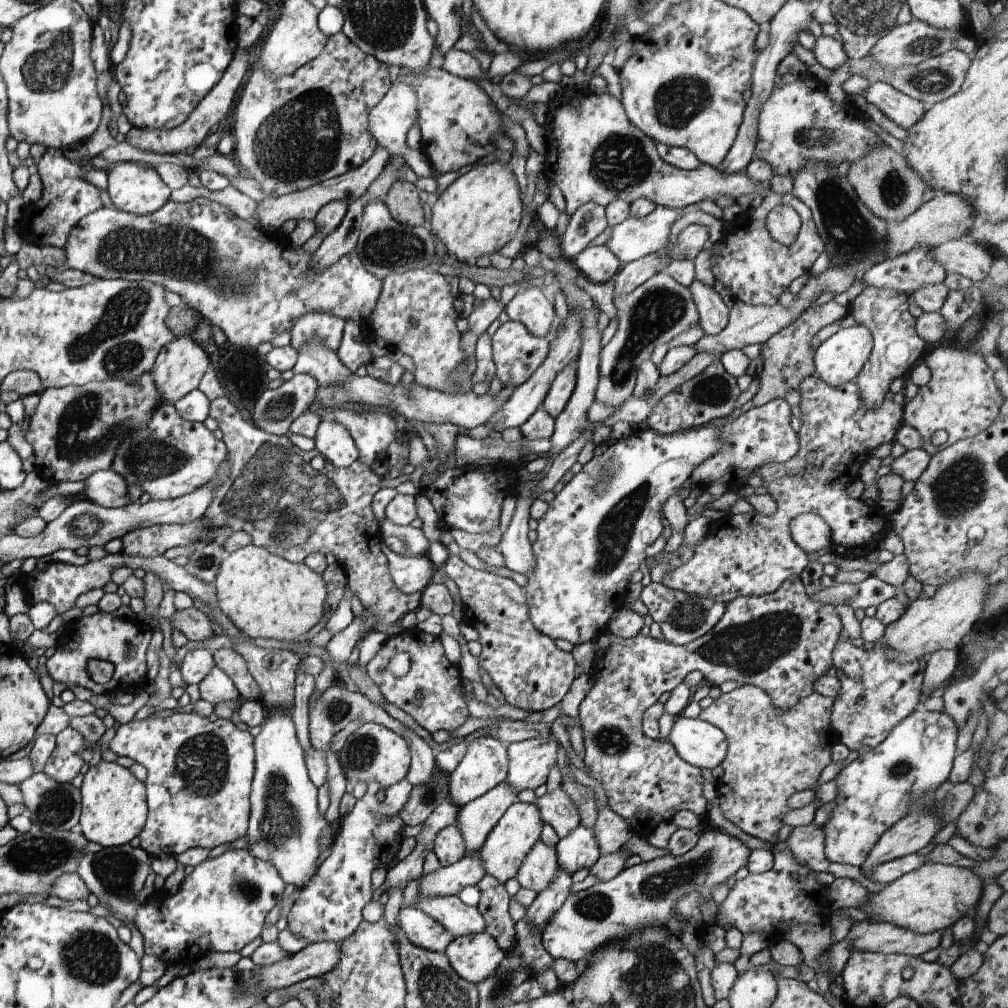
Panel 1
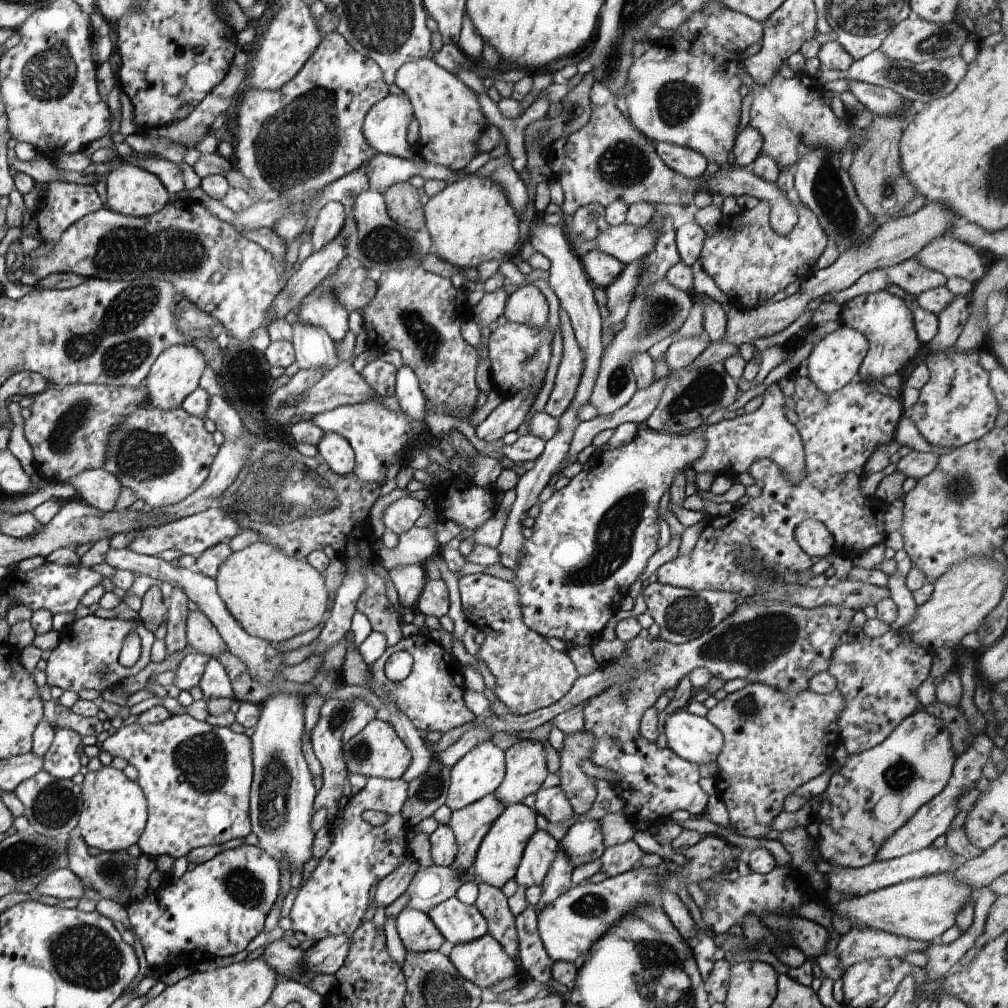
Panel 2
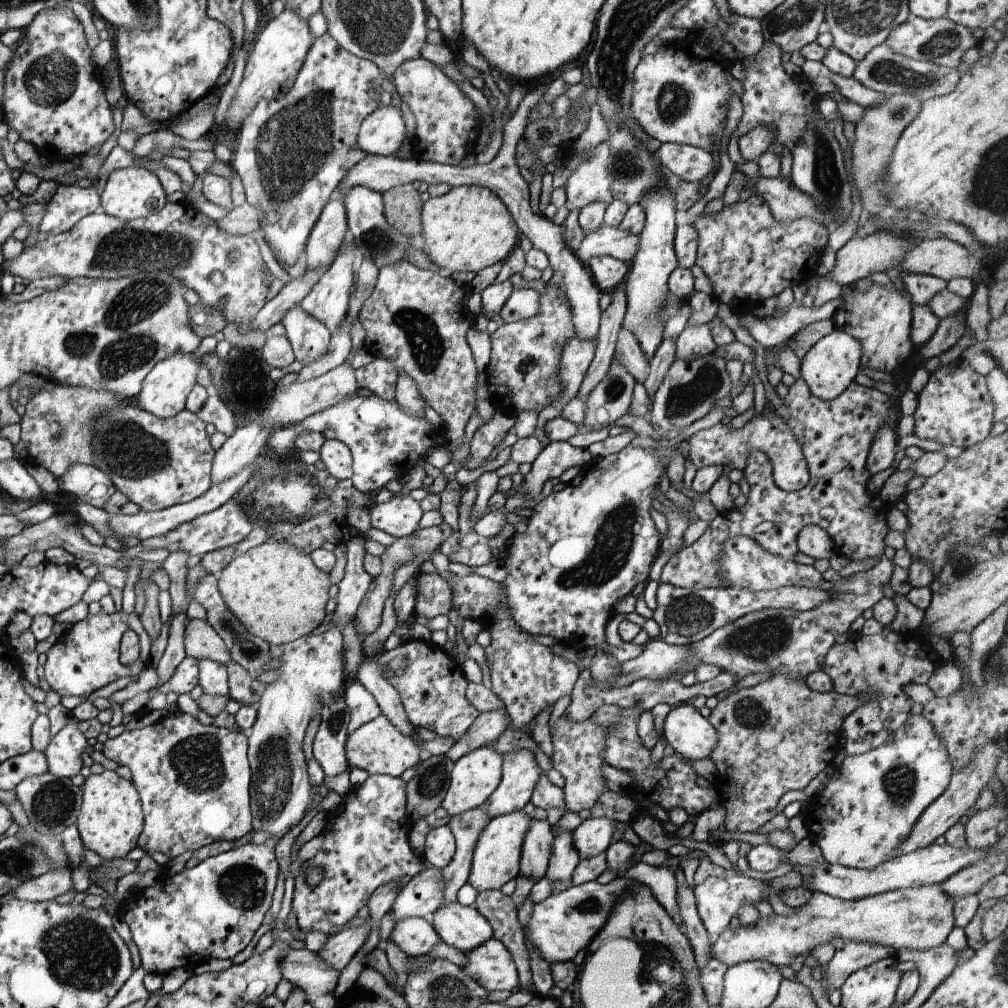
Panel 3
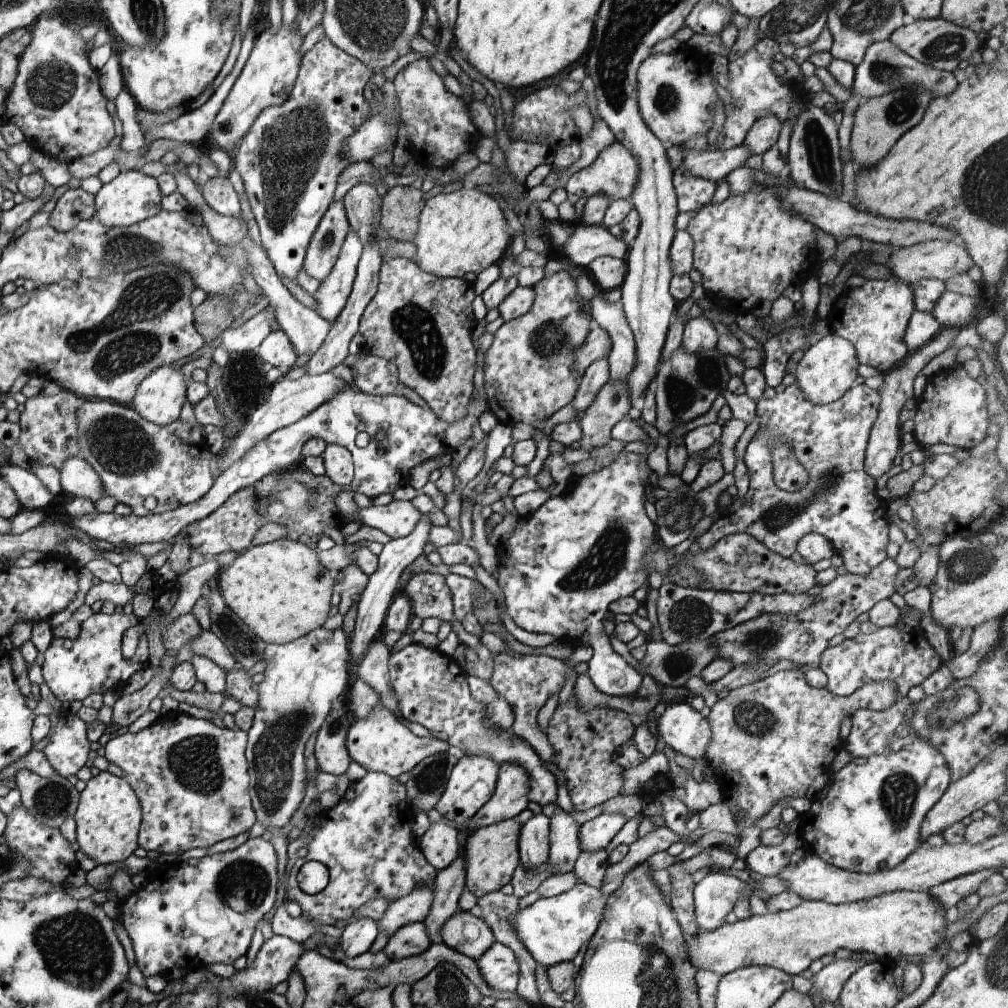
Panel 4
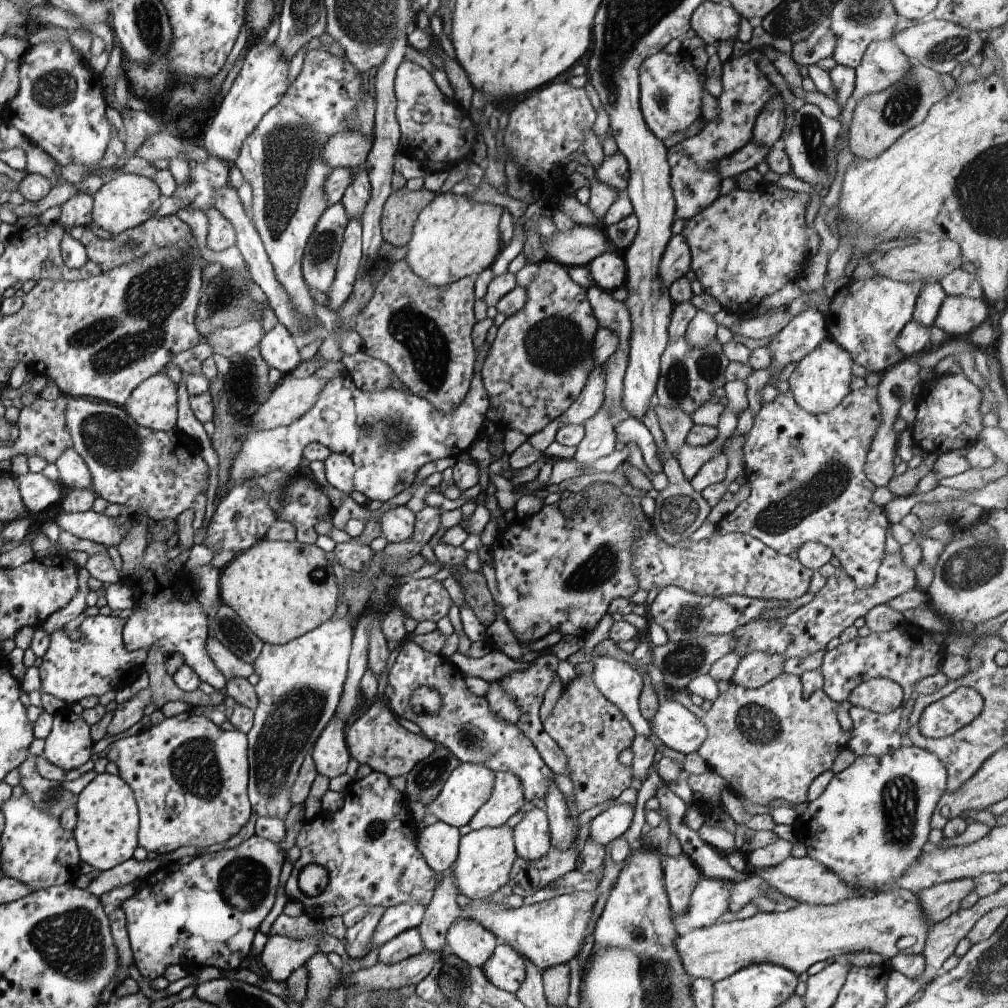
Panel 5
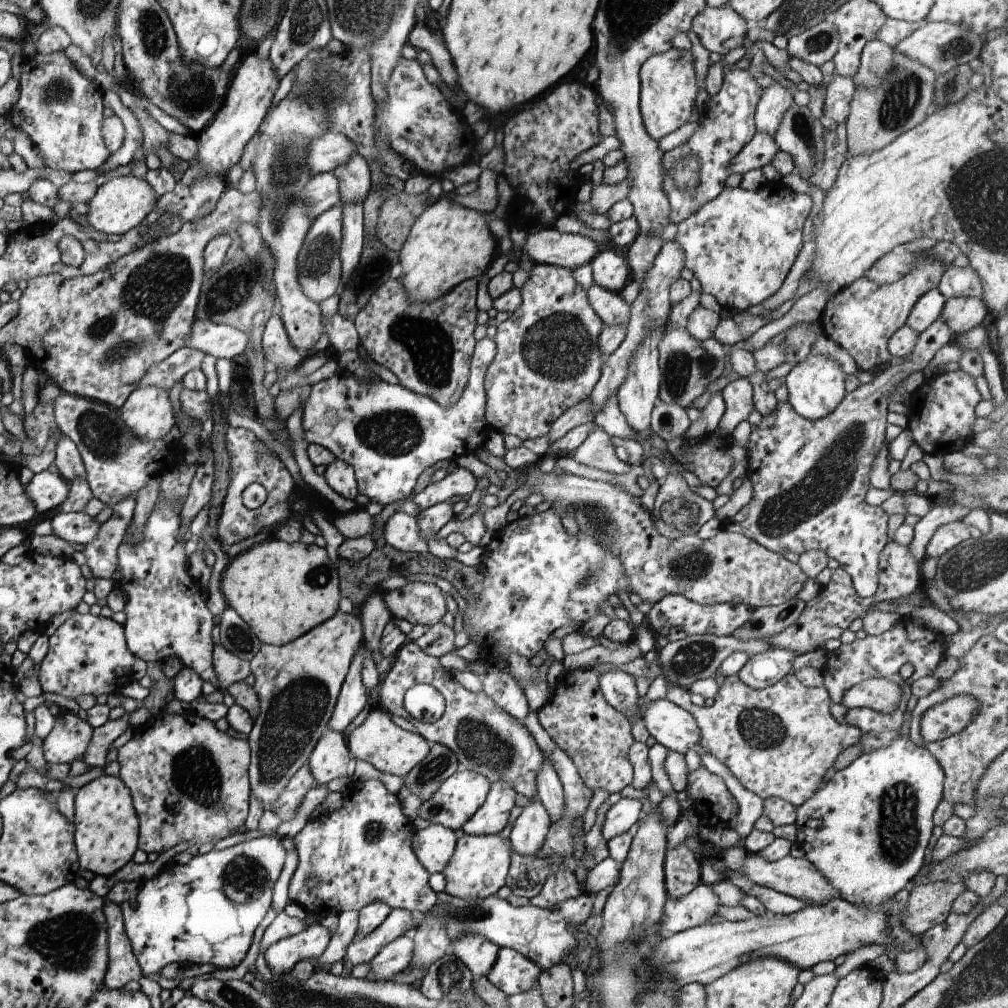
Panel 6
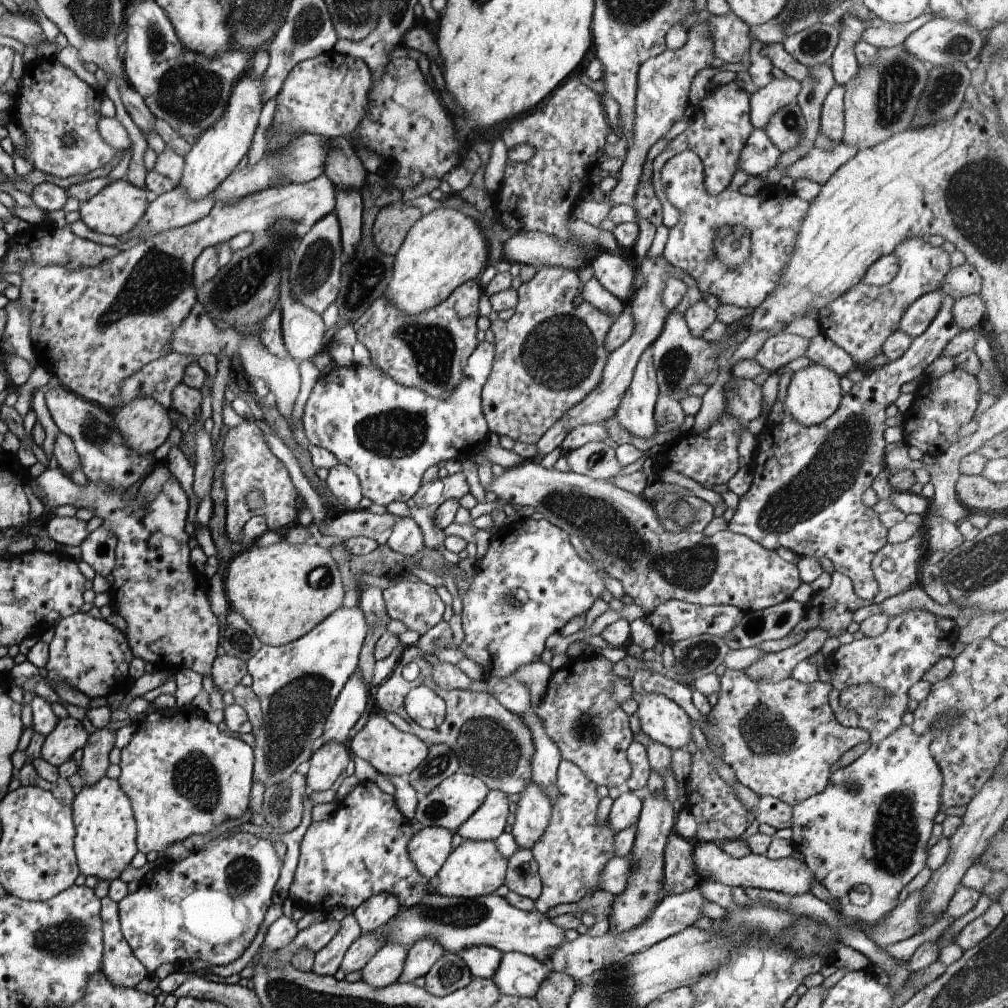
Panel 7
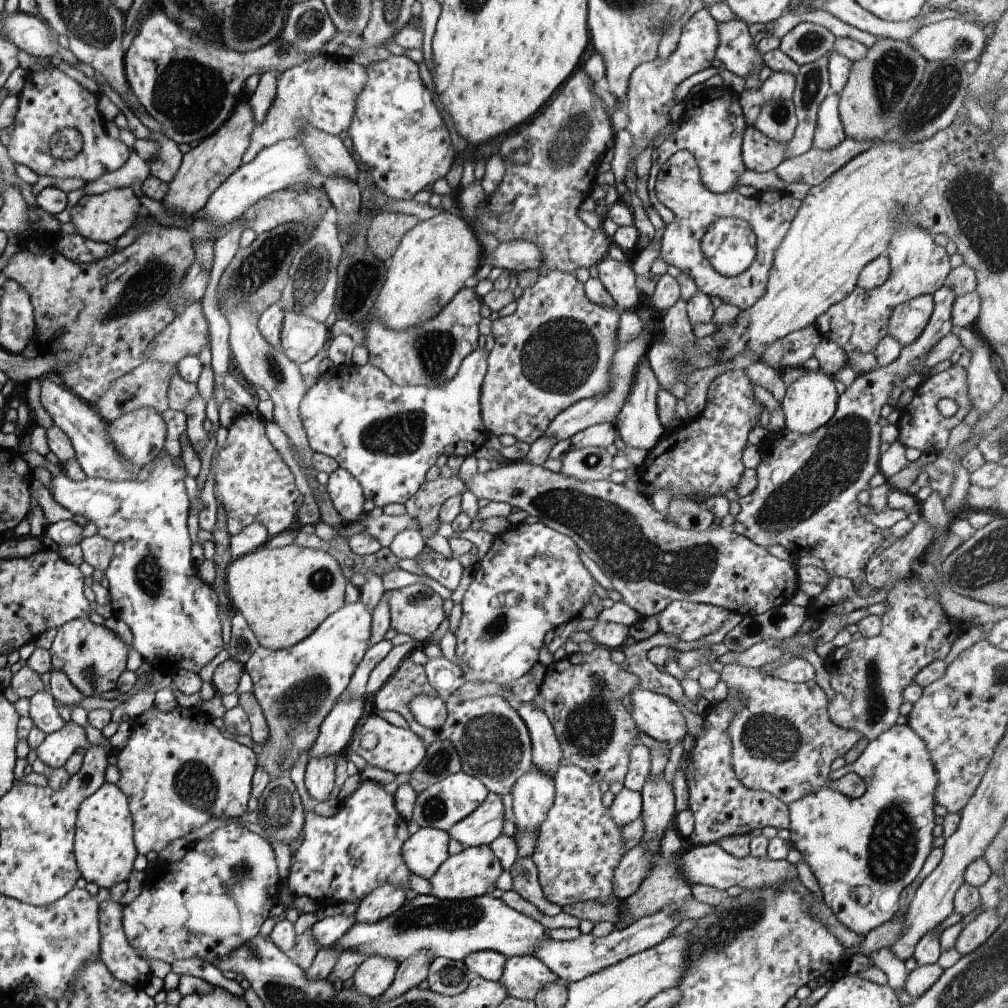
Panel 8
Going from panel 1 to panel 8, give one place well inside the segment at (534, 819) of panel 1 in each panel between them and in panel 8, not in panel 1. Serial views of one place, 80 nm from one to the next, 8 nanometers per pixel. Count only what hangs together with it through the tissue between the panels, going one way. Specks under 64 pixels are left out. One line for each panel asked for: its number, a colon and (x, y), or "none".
2: (501, 850)
3: (496, 857)
4: (491, 853)
5: (483, 866)
6: (478, 868)
7: (475, 868)
8: (473, 872)

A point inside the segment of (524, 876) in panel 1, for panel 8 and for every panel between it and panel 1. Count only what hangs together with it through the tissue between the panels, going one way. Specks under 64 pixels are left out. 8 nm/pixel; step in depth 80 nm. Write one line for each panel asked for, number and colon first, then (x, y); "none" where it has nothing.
2: (541, 850)
3: (536, 849)
4: (533, 842)
5: (532, 838)
6: (528, 834)
7: (533, 814)
8: (533, 793)

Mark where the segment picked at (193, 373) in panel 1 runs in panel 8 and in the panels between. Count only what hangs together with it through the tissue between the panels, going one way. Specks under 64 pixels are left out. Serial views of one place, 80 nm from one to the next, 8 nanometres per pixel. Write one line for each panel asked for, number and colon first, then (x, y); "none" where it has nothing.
2: (177, 371)
3: (164, 393)
4: (159, 399)
5: (153, 404)
6: (148, 411)
7: (145, 423)
8: (139, 435)

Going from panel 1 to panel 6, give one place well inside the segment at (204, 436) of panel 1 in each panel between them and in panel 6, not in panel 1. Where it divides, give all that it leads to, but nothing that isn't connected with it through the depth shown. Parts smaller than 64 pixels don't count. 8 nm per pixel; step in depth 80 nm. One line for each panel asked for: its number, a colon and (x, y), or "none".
2: (163, 455)
3: (158, 463)
4: (153, 469)
5: (158, 474)
6: (119, 465)

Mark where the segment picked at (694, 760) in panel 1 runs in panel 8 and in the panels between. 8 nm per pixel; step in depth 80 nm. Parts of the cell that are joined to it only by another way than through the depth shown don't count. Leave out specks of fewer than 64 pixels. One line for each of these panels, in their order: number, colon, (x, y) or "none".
2: (693, 738)
3: (691, 735)
4: (684, 730)
5: (676, 725)
6: (672, 726)
7: (662, 719)
8: (657, 715)

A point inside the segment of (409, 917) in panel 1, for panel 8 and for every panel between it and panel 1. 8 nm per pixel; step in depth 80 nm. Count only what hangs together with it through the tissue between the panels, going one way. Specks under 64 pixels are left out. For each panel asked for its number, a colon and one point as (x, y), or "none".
2: (419, 934)
3: (416, 936)
4: (413, 938)
5: (407, 944)
6: (396, 955)
7: (385, 967)
8: (376, 973)

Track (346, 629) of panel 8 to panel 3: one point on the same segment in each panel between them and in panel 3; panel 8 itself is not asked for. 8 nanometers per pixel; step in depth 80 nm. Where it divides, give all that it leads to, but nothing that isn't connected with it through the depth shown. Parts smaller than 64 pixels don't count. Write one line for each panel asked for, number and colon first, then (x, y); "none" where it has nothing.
3: (280, 792)
4: (304, 679)
5: (301, 681)
6: (298, 683)
7: (297, 683)

